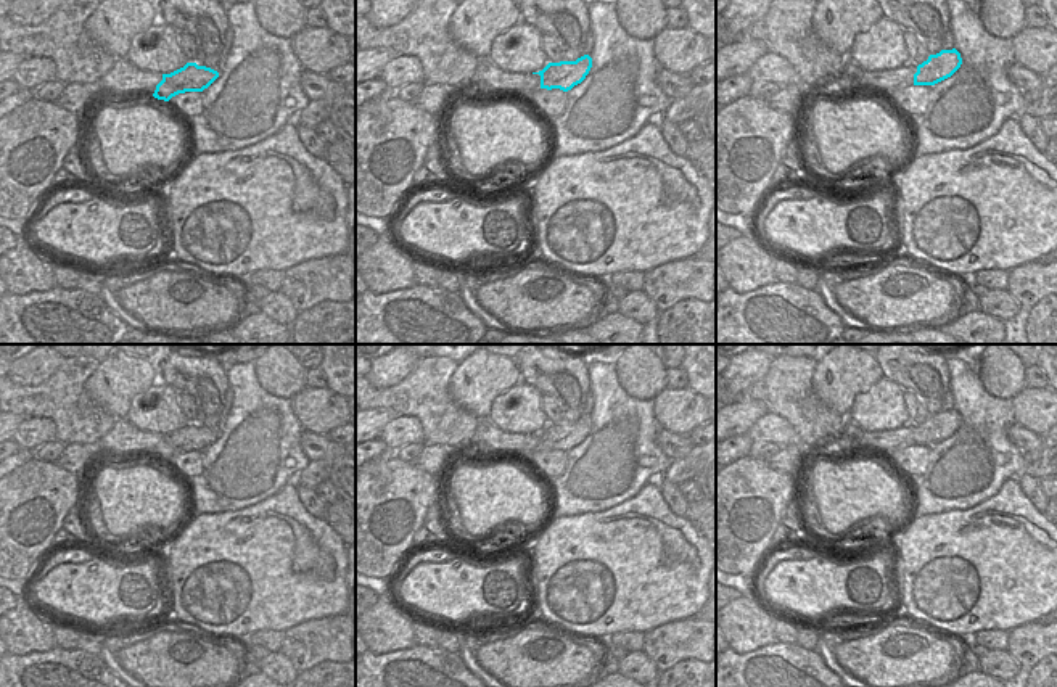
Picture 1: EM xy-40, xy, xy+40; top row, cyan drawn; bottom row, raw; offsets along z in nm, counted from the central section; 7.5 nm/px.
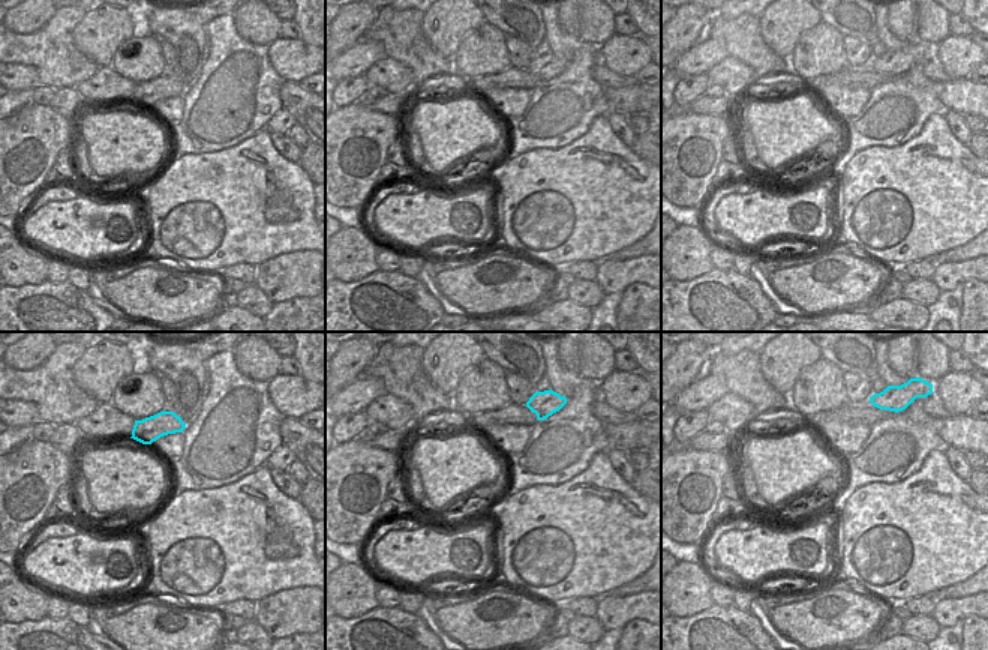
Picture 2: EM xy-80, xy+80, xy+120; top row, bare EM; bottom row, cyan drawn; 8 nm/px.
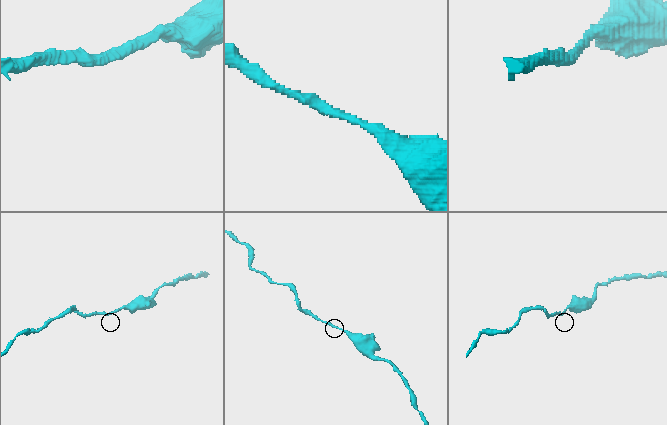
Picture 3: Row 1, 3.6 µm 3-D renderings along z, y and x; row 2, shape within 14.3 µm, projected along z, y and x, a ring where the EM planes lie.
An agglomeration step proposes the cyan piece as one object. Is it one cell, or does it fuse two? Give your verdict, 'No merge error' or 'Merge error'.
No merge error.

